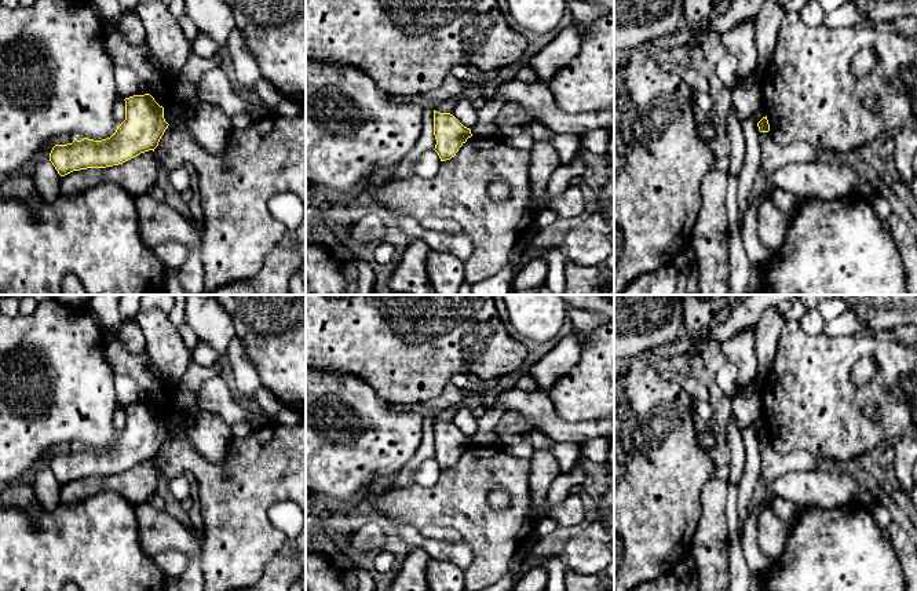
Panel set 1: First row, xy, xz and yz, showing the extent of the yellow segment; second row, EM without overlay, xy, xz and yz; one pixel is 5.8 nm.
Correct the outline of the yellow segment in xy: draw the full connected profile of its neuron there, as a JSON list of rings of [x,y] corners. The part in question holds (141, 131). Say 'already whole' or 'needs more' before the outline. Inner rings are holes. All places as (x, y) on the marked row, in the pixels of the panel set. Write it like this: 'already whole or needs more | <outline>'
already whole | [[[150,94],[125,98],[125,120],[106,139],[74,139],[55,145],[50,161],[61,176],[87,168],[106,168],[123,164],[158,146],[168,128],[164,107]]]

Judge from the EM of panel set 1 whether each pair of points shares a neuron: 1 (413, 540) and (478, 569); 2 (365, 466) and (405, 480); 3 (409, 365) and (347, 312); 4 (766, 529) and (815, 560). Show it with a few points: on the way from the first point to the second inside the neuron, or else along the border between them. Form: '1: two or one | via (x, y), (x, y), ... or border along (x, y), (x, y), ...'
1: two | border along (463, 539), (472, 553), (472, 561), (466, 571)
2: two | border along (415, 452), (388, 484)
3: one | via (394, 350), (362, 318)
4: two | border along (788, 531), (784, 539), (784, 548), (774, 558)

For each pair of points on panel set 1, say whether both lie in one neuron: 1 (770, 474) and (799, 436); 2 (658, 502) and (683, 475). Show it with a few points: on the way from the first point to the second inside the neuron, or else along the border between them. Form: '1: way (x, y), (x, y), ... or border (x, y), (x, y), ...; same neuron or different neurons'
1: border (768, 440), (778, 452), (806, 449), (817, 458); different neurons
2: way (664, 495), (676, 482); same neuron

